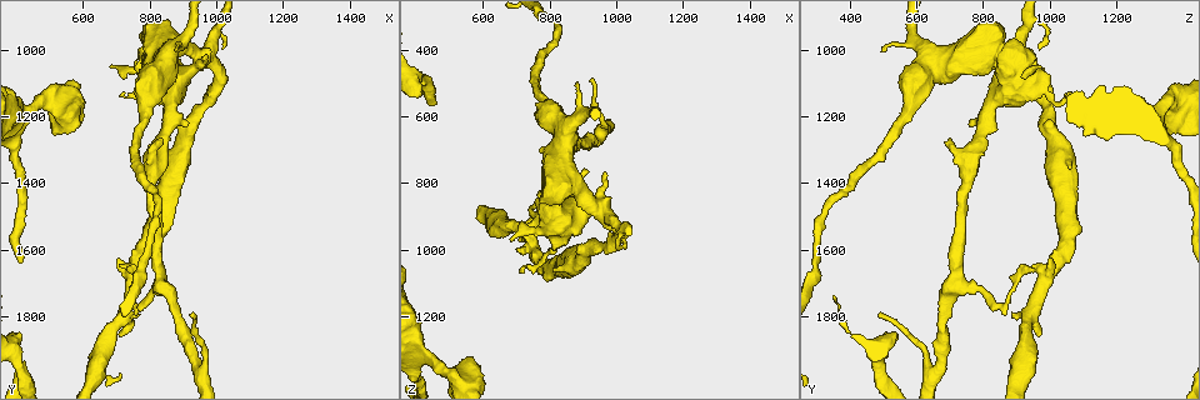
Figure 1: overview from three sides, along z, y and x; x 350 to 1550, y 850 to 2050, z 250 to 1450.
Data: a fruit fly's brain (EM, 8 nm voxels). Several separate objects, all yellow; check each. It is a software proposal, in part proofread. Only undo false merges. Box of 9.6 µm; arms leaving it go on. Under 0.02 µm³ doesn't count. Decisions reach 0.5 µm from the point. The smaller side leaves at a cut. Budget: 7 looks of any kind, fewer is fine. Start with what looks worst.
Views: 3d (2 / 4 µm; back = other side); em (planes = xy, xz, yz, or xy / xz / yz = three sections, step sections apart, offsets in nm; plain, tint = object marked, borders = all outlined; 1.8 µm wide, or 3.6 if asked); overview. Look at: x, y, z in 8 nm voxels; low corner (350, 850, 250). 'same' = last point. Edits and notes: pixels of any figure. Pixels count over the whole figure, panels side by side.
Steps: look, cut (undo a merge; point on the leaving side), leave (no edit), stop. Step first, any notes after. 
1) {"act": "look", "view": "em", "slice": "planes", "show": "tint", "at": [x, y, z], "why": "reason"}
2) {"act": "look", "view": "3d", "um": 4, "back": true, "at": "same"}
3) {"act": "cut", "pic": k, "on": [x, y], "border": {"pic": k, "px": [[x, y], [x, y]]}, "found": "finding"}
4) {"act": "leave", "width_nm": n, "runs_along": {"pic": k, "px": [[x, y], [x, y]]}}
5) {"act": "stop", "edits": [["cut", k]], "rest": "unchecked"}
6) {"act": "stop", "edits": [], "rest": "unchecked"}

{"act": "look", "view": "em", "slice": "xz", "step": 16, "show": "tint", "at": [900, 960, 600], "why": "thick turns thin"}

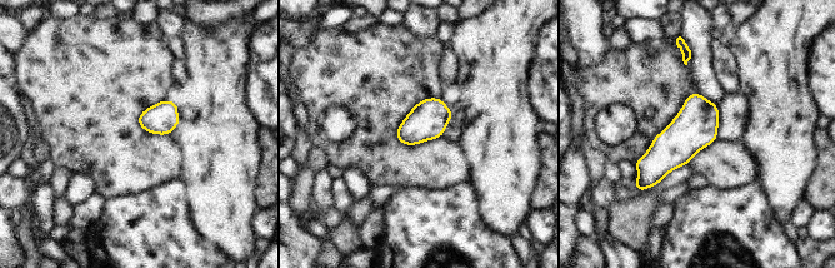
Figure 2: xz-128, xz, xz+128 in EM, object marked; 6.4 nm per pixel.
{"act": "look", "view": "em", "slice": "planes", "show": "tint", "at": "same"}

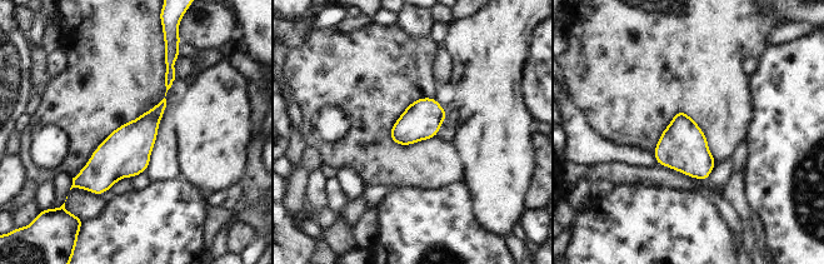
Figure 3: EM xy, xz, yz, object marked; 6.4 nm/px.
{"act": "leave", "width_nm": 260, "found": "one neuron here"}

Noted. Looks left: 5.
{"act": "look", "view": "em", "slice": "planes", "show": "tint", "at": [970, 1020, 880], "why": "sharp bend"}

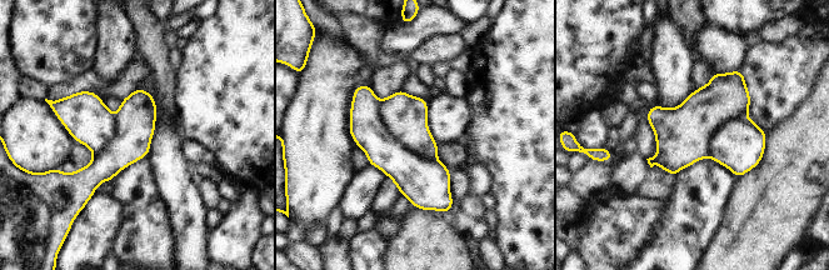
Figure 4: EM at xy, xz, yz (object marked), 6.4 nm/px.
{"act": "cut", "pic": 4, "on": [404, 118], "part_leaving": {"pic": 4, "px": [[145, 94], [133, 134], [78, 184]]}, "found": "two neurons meet here"}

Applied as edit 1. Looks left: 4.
{"act": "stop", "edits": [["cut", 4]], "rest": "unchecked"}

